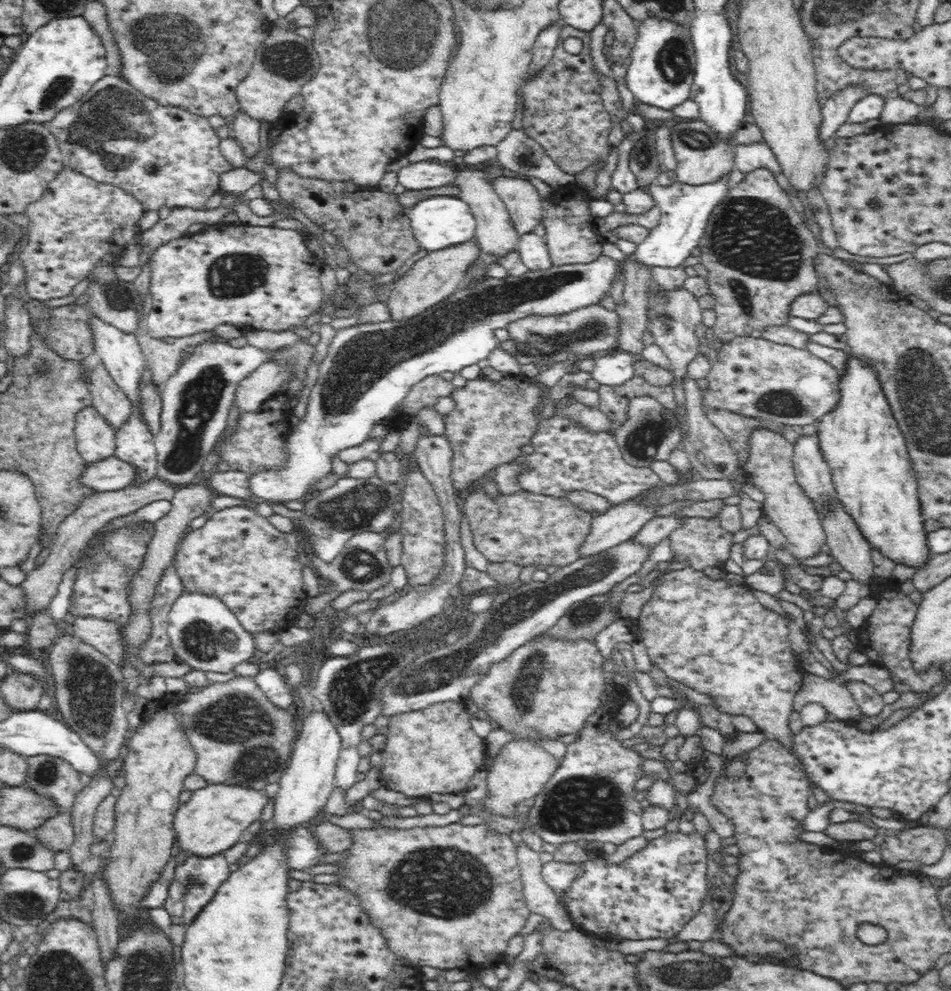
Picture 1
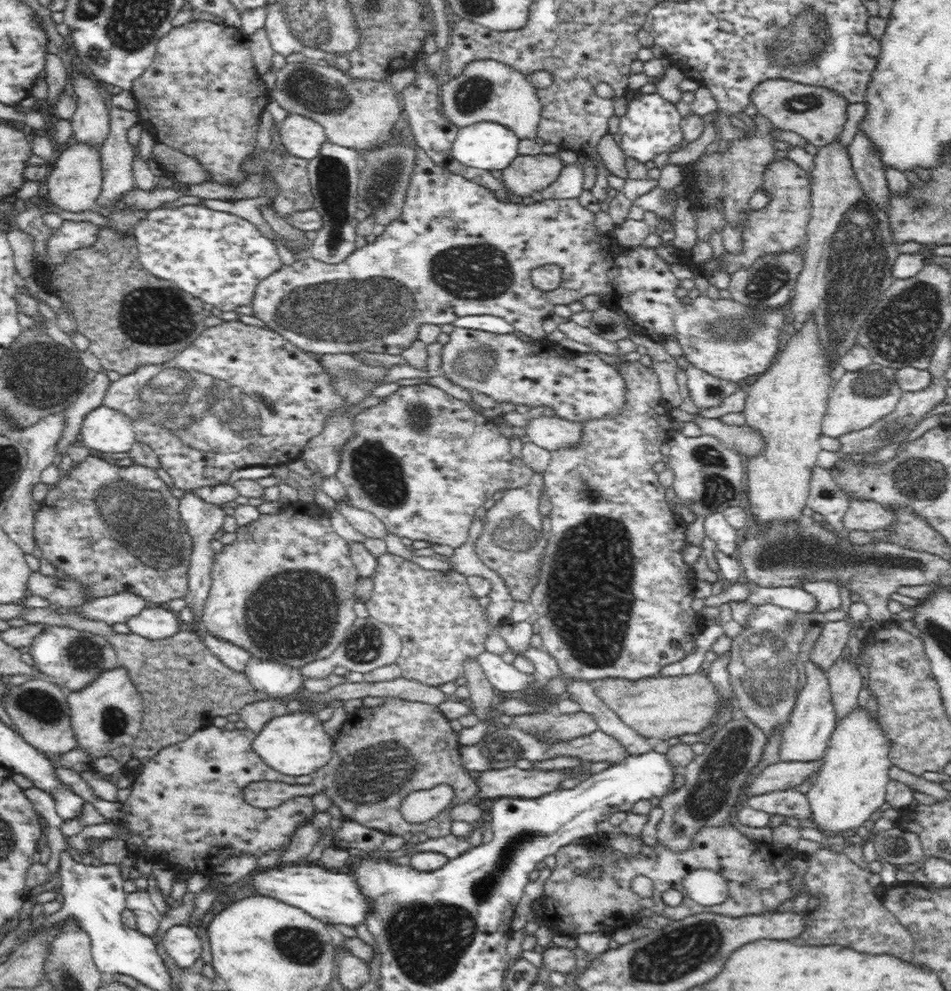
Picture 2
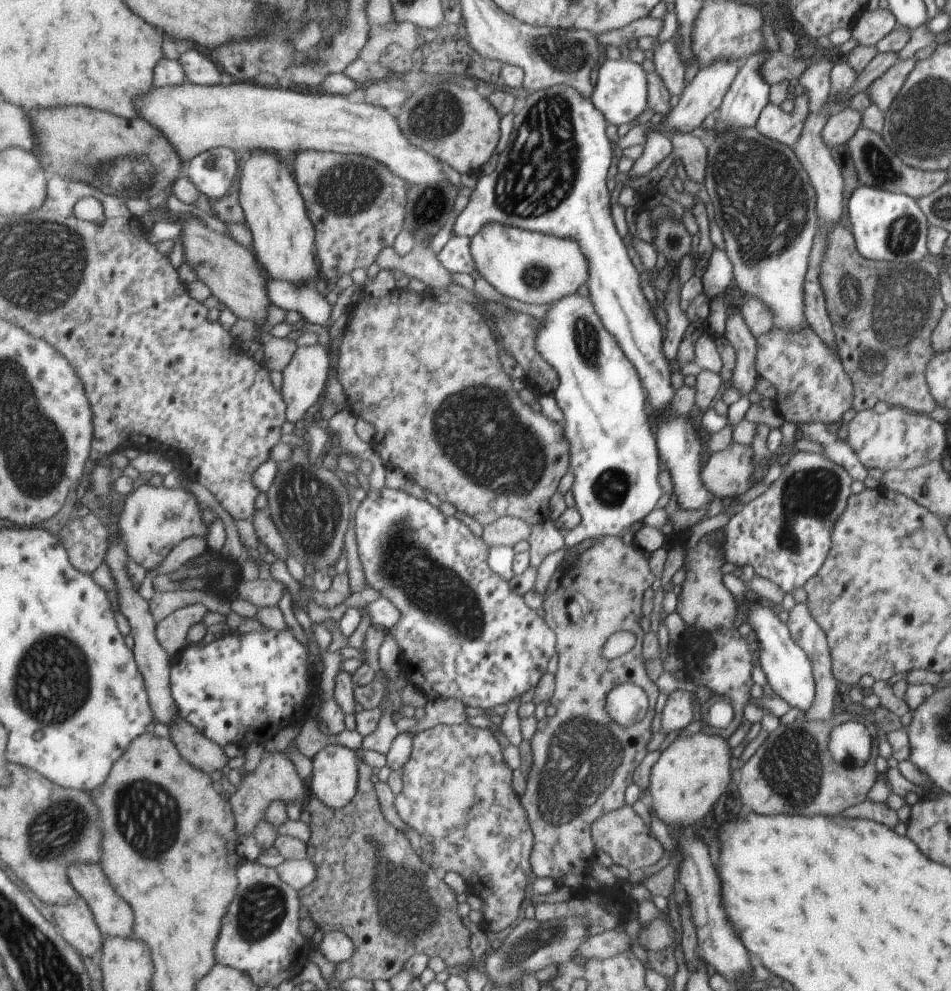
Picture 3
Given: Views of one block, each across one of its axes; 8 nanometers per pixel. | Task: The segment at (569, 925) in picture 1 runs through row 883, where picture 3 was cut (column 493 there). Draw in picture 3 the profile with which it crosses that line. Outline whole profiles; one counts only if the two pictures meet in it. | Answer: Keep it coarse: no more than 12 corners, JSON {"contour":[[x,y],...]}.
{"contour":[[512,516],[482,526],[489,546],[528,540],[530,525]]}

